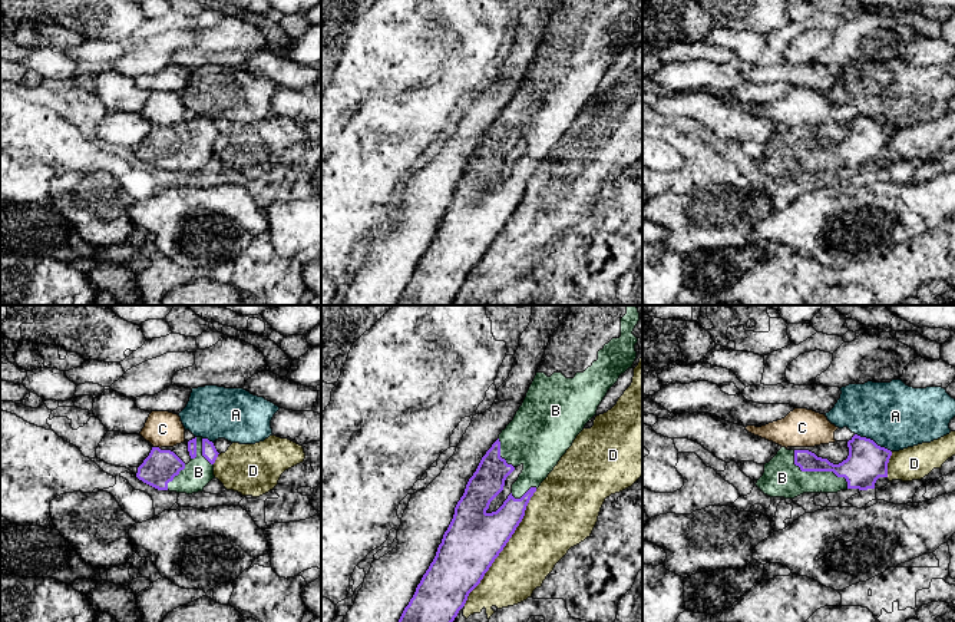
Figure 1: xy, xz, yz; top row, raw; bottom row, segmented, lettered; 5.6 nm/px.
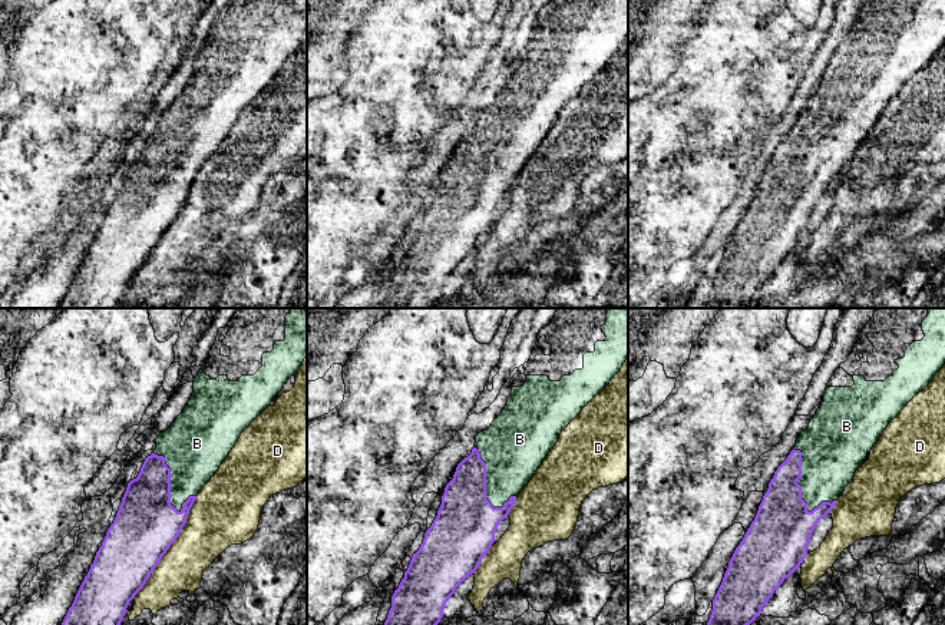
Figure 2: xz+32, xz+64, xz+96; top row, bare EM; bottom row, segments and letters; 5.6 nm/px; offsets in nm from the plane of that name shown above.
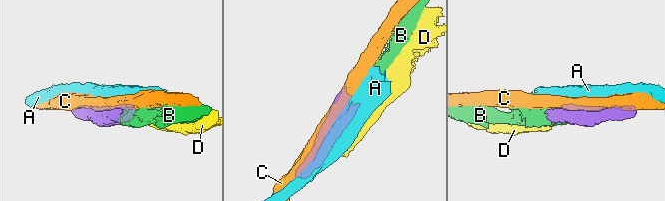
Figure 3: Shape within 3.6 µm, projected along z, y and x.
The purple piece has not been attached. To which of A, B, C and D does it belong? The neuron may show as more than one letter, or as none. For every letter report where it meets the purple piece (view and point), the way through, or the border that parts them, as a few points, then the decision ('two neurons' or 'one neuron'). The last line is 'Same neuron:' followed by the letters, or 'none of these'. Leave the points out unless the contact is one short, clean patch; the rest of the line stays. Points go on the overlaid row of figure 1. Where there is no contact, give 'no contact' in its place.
A: contact yz (872, 440); two neurons
B: contact yz (818, 470); way yz (862, 467), (856, 472), (818, 470), (792, 472), (782, 477); one neuron
C: contact xy (157, 447); two neurons
D: contact xz (504, 546); two neurons
Same neuron: B

